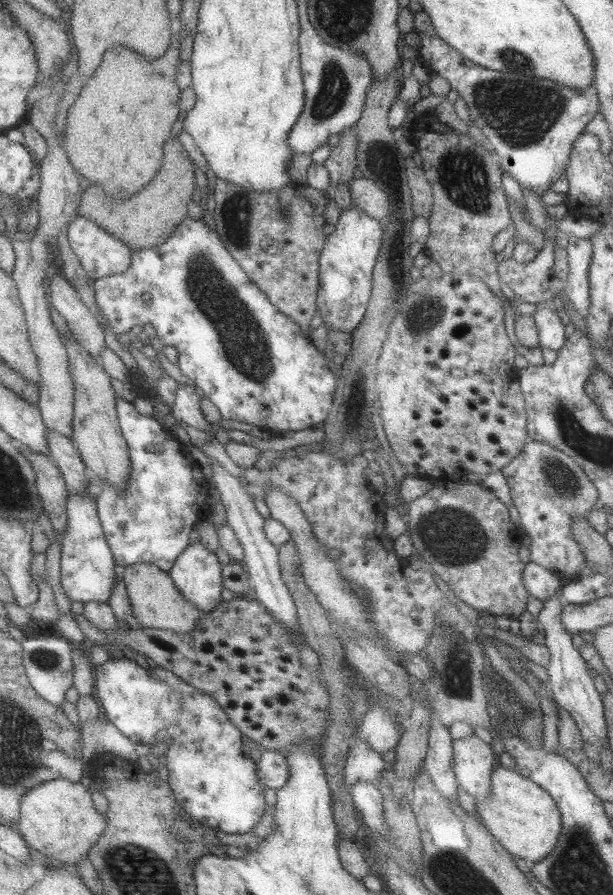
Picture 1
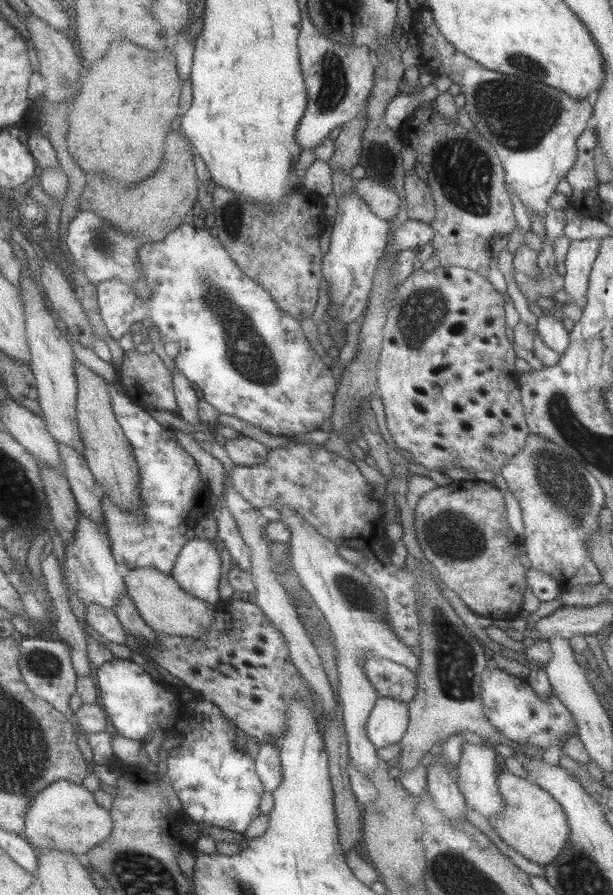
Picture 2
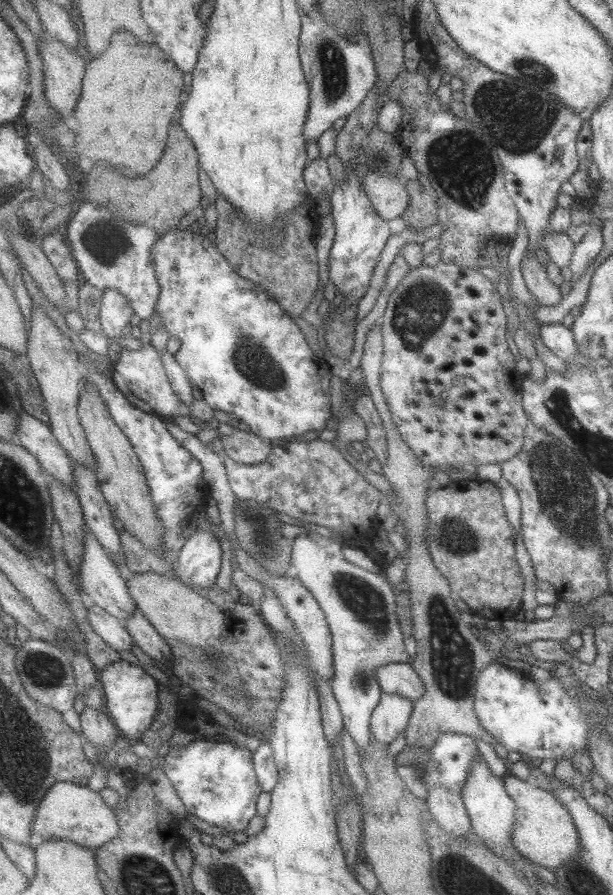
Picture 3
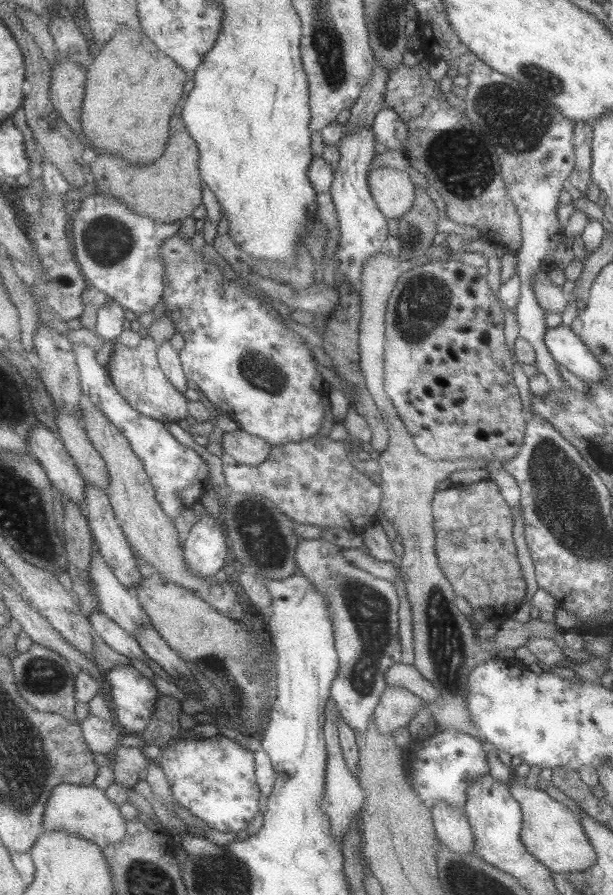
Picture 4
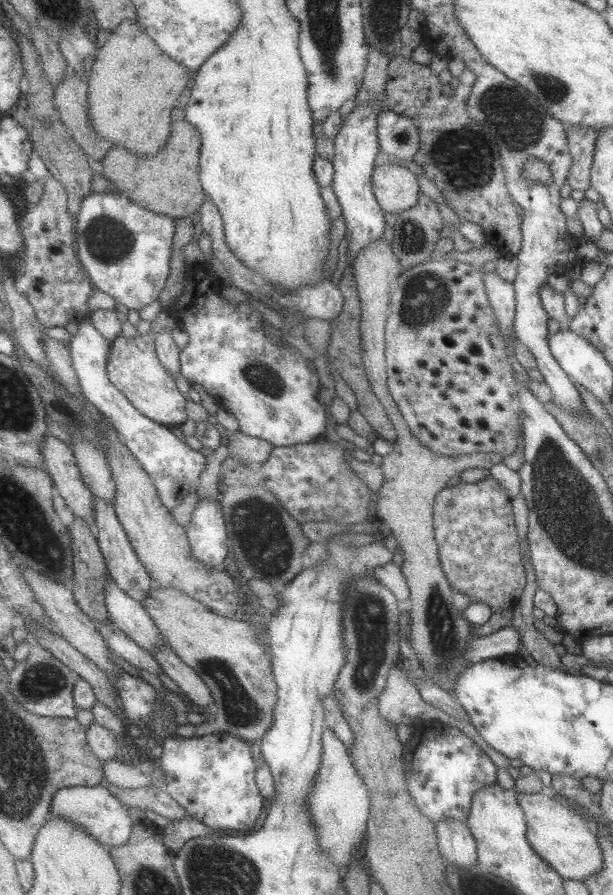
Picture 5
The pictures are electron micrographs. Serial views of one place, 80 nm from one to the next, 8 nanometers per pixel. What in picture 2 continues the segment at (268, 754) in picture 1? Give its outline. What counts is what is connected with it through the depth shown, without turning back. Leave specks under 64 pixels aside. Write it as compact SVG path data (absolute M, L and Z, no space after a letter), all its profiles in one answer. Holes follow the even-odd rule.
M259 744L254 756L255 773L265 791L273 791L281 783L281 763L277 748L272 744Z

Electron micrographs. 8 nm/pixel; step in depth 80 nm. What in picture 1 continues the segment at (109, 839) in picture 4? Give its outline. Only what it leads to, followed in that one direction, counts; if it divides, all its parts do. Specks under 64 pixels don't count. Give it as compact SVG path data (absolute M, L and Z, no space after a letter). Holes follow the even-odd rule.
M68 779L49 780L29 791L20 802L18 829L28 844L53 861L76 866L97 844L107 826L105 815L99 815L93 796L83 784Z

